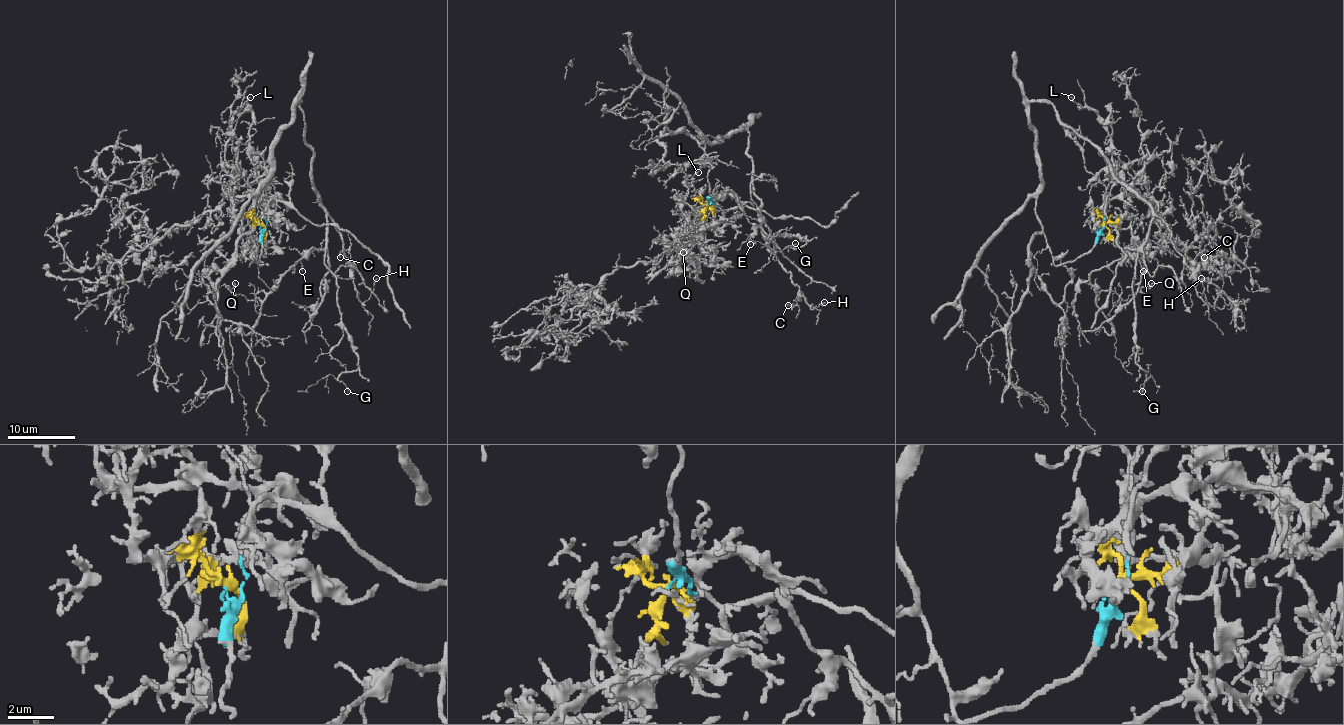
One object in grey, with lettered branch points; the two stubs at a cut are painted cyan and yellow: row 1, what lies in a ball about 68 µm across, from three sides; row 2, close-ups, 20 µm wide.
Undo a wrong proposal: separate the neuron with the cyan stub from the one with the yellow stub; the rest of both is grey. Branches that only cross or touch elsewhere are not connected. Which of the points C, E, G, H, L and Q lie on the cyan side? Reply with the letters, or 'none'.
C, E, G, H, Q

